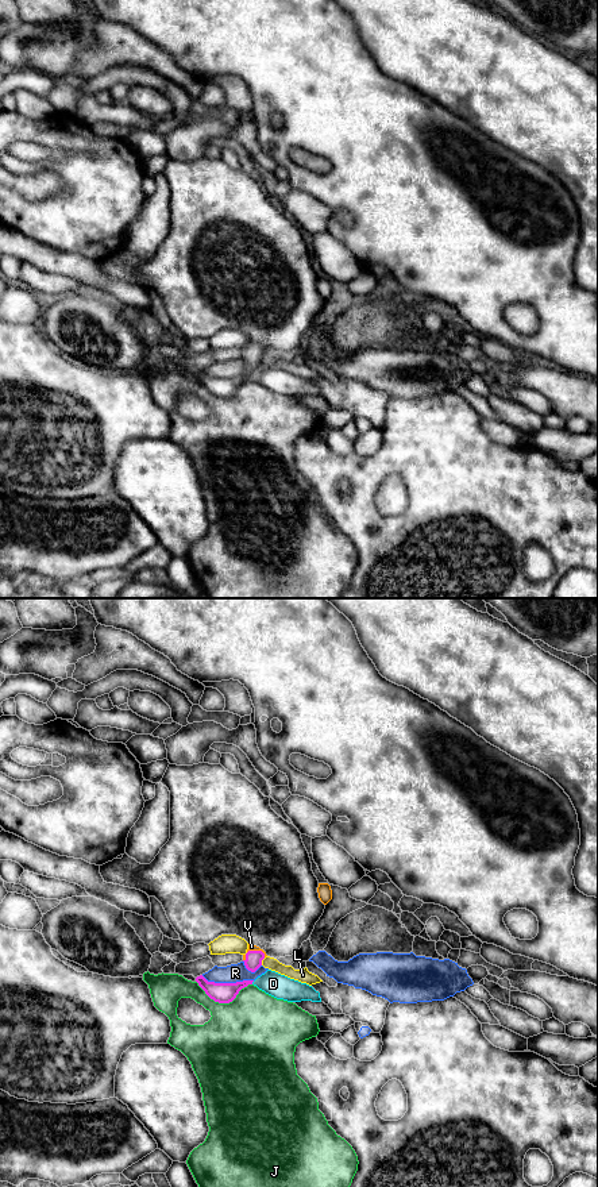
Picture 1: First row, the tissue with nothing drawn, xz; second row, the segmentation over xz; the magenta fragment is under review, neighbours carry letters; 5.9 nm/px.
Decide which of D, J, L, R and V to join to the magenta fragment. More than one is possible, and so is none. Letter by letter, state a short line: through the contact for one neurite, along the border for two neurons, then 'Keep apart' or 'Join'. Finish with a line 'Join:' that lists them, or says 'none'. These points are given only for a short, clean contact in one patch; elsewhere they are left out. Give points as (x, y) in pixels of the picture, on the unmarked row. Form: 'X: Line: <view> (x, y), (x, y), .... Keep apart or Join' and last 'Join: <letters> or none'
D: Keep apart
J: Keep apart
L: Keep apart
R: Keep apart
V: Line: xz (253, 357), (257, 346), (251, 342). Join
Join: V

